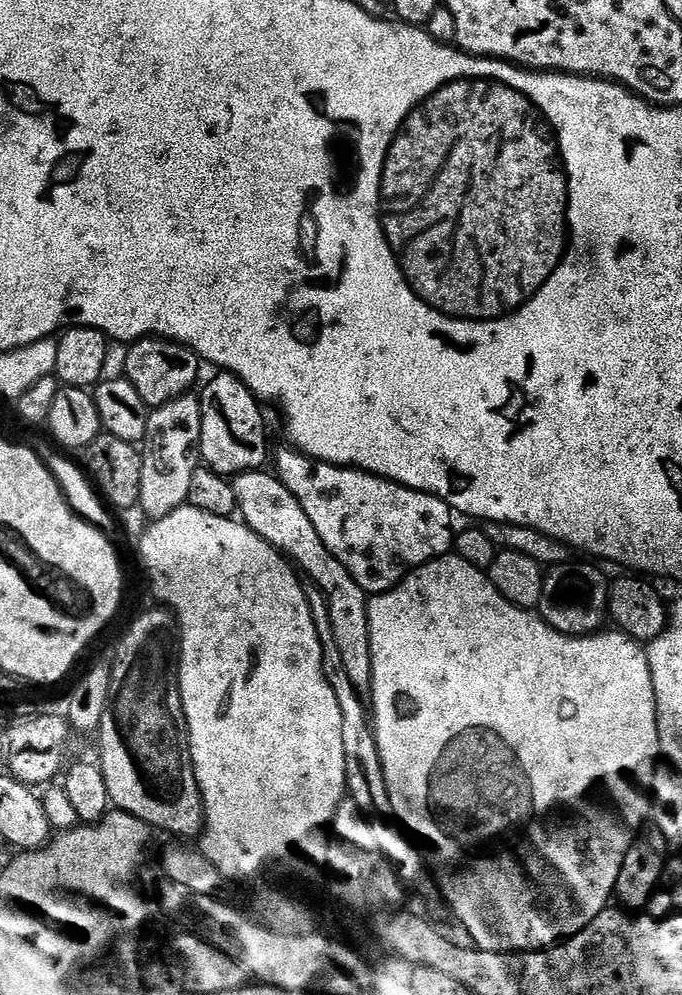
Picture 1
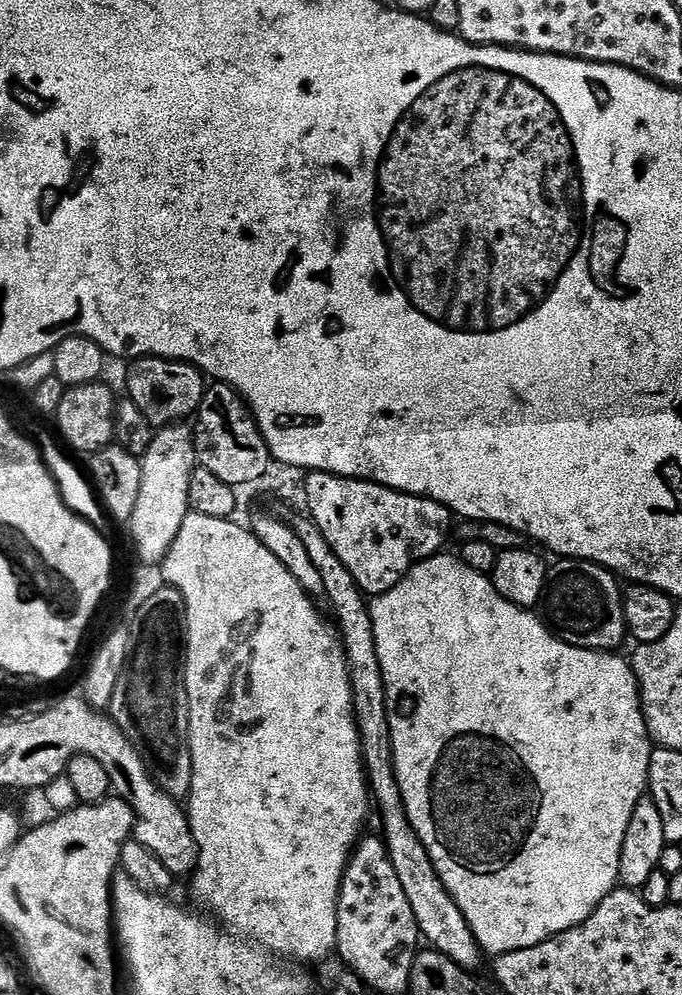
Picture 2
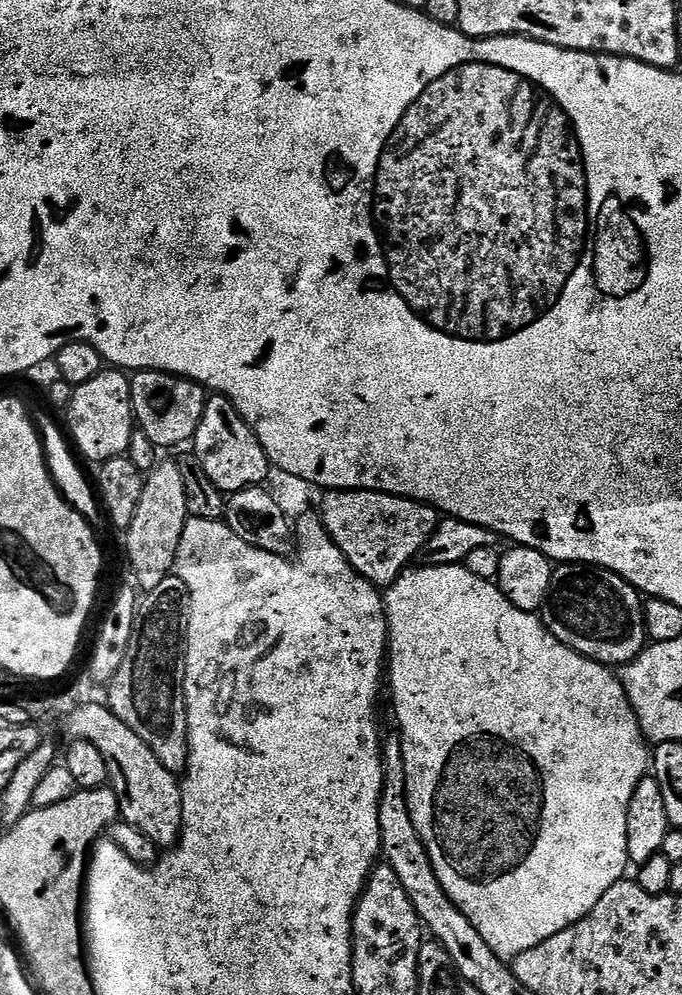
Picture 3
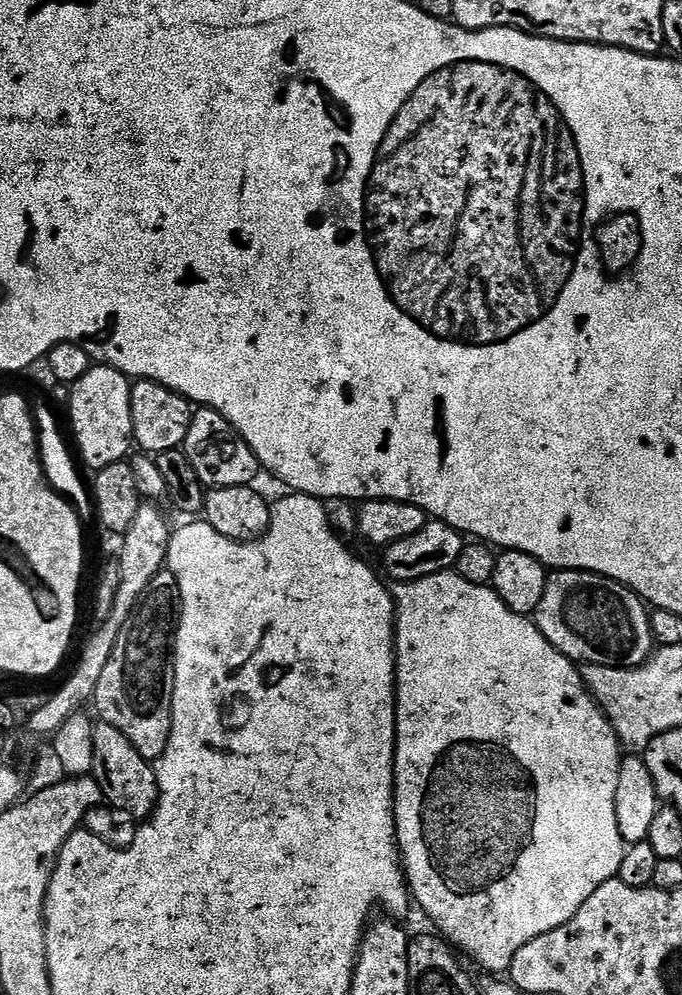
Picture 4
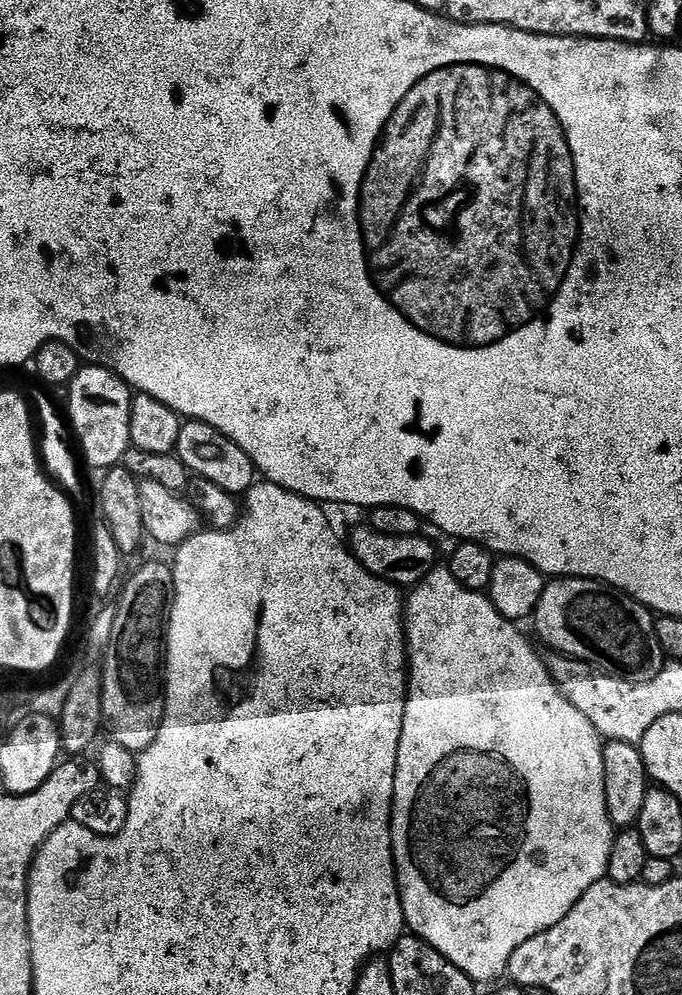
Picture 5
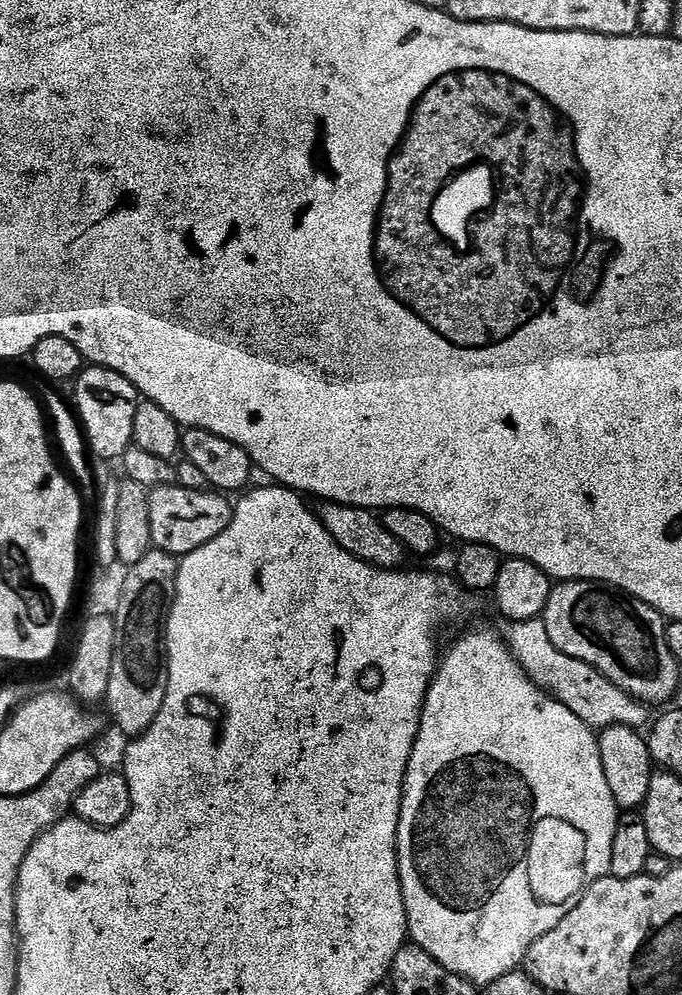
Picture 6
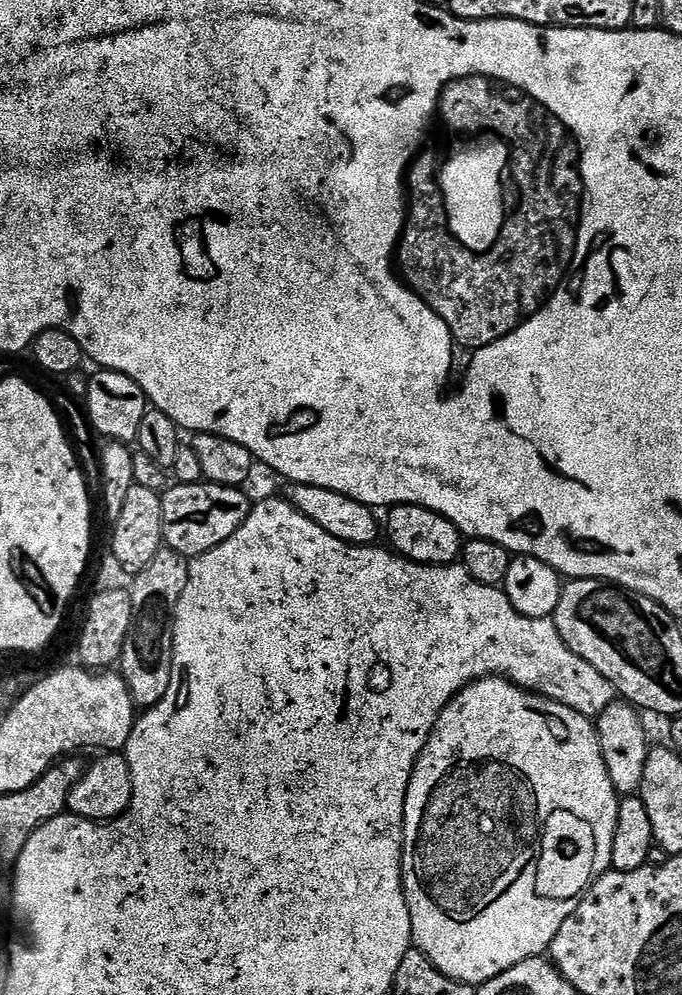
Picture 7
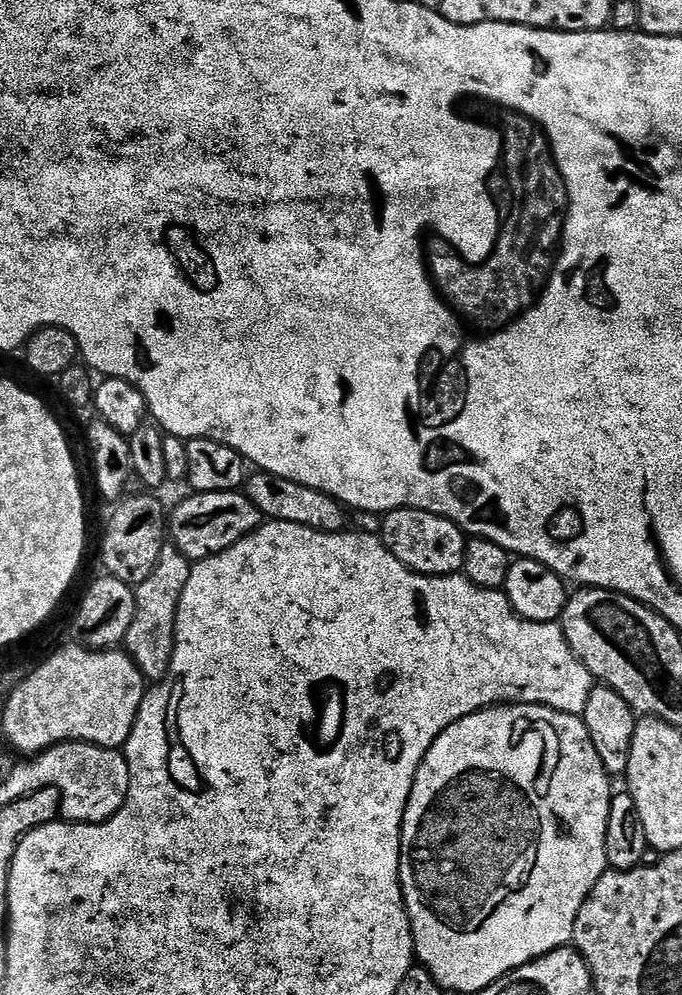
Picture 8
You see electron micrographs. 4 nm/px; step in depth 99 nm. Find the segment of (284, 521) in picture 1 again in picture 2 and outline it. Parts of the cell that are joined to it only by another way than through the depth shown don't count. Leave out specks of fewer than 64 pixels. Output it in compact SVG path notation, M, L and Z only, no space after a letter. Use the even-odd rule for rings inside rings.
M296 516L290 525L298 534L314 567L321 575L322 584L326 589L325 599L330 602L338 635L344 646L344 657L348 663L348 678L352 683L352 705L356 715L356 725L360 735L360 752L364 755L364 770L368 778L371 799L374 808L380 811L380 820L384 823L382 839L394 871L402 882L402 890L406 890L406 898L410 898L410 906L414 910L414 918L420 927L421 937L428 940L435 951L440 952L450 962L459 968L476 970L482 957L480 943L472 933L472 928L466 922L462 910L454 902L454 898L444 889L444 884L438 878L434 862L422 846L422 838L414 830L410 818L404 809L404 799L396 781L394 760L392 758L392 739L390 724L386 710L386 690L382 670L378 662L378 650L374 642L371 611L360 588L353 580L341 559L333 552L326 542L325 536L313 521L306 516Z

